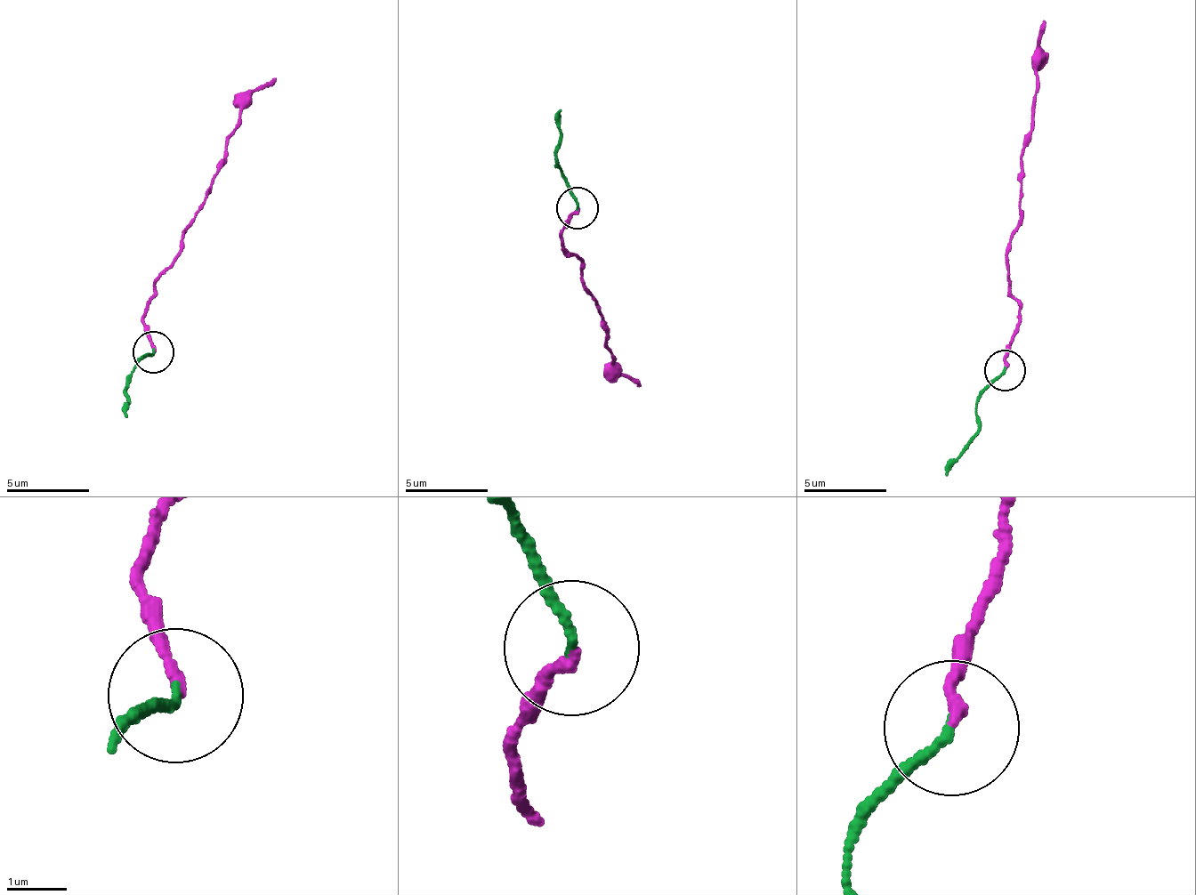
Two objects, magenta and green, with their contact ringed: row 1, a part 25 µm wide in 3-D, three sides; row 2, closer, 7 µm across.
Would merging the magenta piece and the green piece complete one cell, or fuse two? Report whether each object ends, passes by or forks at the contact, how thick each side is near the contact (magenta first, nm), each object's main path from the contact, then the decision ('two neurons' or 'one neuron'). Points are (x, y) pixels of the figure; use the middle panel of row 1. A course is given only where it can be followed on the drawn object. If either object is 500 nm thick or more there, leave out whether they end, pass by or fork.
magenta ends; green ends; calibres 170 and 140 nm; course magenta (578, 209), (563, 229), (563, 256), (581, 259), (583, 283), (607, 335), (611, 366), (642, 384); course green (578, 209), (559, 172), (561, 108); one neuron

